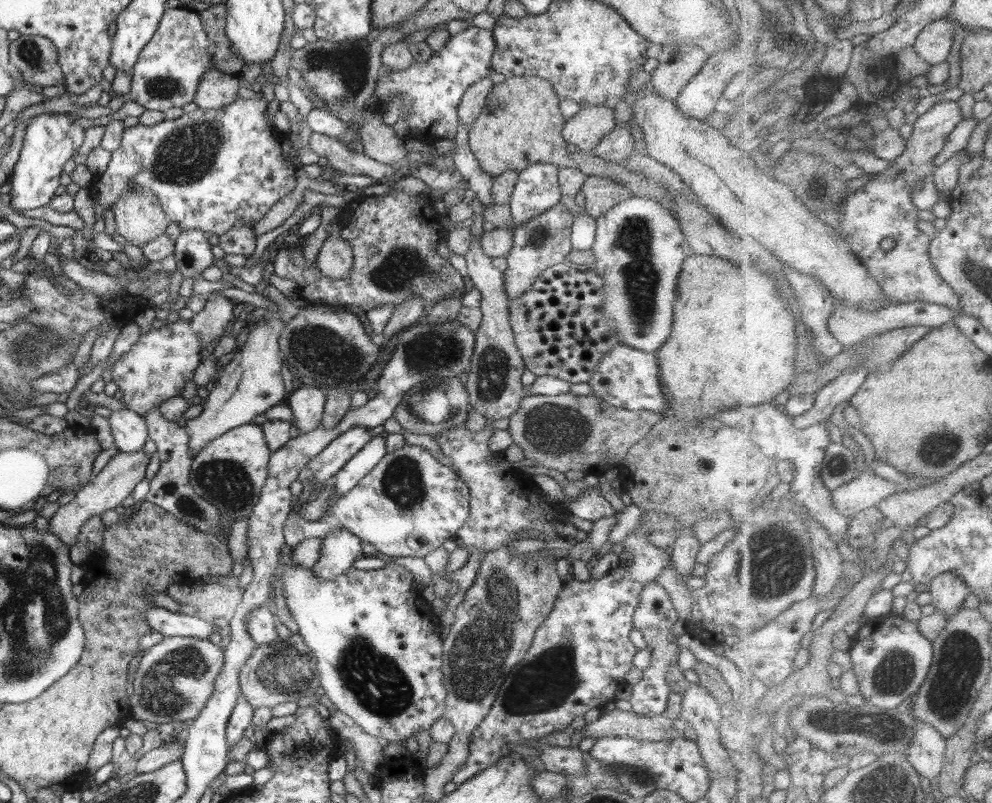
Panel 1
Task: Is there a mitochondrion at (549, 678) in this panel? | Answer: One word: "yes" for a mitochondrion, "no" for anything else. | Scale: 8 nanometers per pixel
yes

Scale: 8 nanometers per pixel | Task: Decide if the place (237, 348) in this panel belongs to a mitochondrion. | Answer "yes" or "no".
no

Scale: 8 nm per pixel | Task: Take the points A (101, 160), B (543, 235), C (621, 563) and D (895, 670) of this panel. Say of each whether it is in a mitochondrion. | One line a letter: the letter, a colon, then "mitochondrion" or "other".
A: other
B: mitochondrion
C: other
D: mitochondrion

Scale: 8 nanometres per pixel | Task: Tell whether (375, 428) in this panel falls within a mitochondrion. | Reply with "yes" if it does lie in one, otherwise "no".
no

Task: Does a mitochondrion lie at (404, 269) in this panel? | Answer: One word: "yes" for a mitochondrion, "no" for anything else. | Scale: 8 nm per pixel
yes

